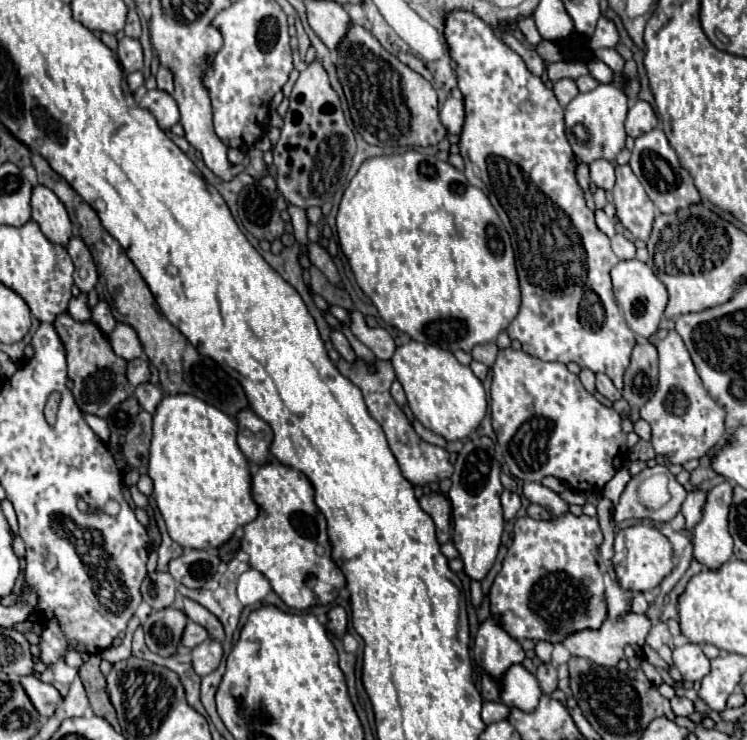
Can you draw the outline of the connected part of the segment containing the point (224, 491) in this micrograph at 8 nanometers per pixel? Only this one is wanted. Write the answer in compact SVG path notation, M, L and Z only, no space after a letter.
M177 394L161 400L153 416L149 476L153 480L153 498L167 524L167 532L181 548L219 548L237 528L249 524L259 514L259 506L251 494L249 462L237 446L237 422L195 396Z

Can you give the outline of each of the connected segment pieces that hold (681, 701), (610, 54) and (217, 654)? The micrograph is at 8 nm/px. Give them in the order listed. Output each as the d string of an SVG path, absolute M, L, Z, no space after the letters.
M679 696L671 698L671 708L673 708L673 712L675 712L677 716L689 716L689 714L695 712L695 710L693 710L693 702L687 700L687 698L679 698Z
M615 48L598 49L594 52L594 55L605 62L613 72L617 72L617 76L621 74L625 60L619 56L619 52Z
M209 638L205 640L205 644L199 644L197 648L193 648L191 652L193 656L193 668L199 676L207 676L213 670L217 670L217 666L221 664L223 658L223 648L217 640Z

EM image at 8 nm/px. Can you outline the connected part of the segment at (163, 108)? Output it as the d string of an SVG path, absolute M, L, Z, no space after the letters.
M149 90L139 106L147 108L159 122L159 126L163 130L169 130L173 124L179 122L179 110L177 110L177 102L173 100L173 96L169 96L167 92L161 90Z

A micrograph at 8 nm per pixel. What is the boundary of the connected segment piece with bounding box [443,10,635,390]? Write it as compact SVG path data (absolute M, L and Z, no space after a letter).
M449 12L445 16L443 36L449 46L449 56L457 66L457 86L463 92L465 121L458 146L465 162L465 176L469 184L487 193L511 234L515 250L523 304L517 318L507 328L509 338L519 340L523 350L539 360L563 364L575 362L581 368L603 372L621 390L623 372L629 366L629 356L635 346L635 334L627 326L611 288L609 270L619 258L611 250L609 238L595 226L595 216L587 208L583 200L585 192L575 178L577 160L563 132L563 108L555 94L545 88L541 78L527 70L521 56L495 38L489 26L473 12Z

